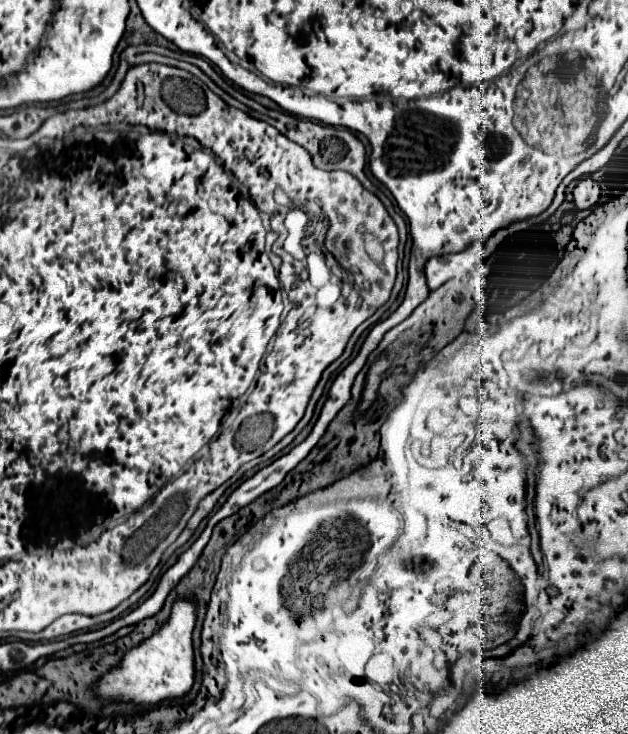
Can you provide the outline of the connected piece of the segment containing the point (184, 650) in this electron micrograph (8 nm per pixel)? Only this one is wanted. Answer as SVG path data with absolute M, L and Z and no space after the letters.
M176 600L166 626L140 646L126 652L118 668L106 674L96 694L106 702L132 700L136 704L158 704L166 698L184 696L194 684L194 652L192 652L192 630L196 624L196 606L190 600Z

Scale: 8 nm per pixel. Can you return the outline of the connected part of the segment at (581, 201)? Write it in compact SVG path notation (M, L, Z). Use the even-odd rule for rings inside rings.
M582 178L574 188L574 202L580 210L592 208L600 198L600 186L592 178Z

